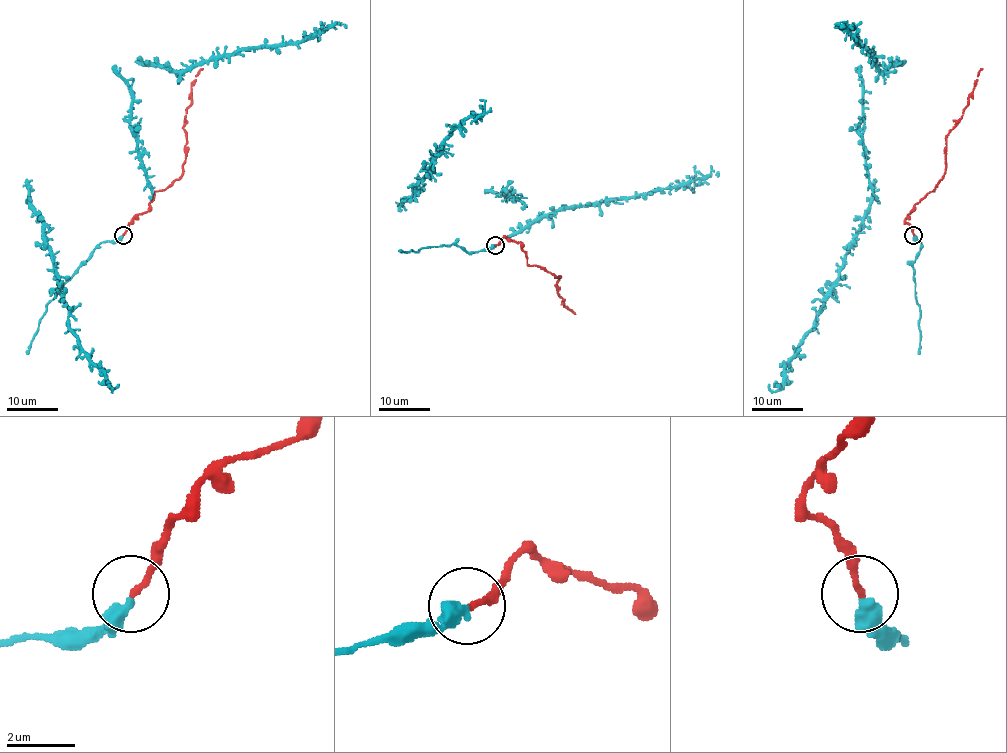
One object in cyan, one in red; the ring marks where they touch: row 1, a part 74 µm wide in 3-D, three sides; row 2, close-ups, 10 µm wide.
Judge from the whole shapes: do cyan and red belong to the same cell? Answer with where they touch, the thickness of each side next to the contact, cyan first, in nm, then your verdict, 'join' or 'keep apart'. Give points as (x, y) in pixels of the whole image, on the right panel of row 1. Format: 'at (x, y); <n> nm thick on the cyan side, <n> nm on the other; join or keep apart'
at (913, 235); 400 nm thick on the cyan side, 180 nm on the other; join

